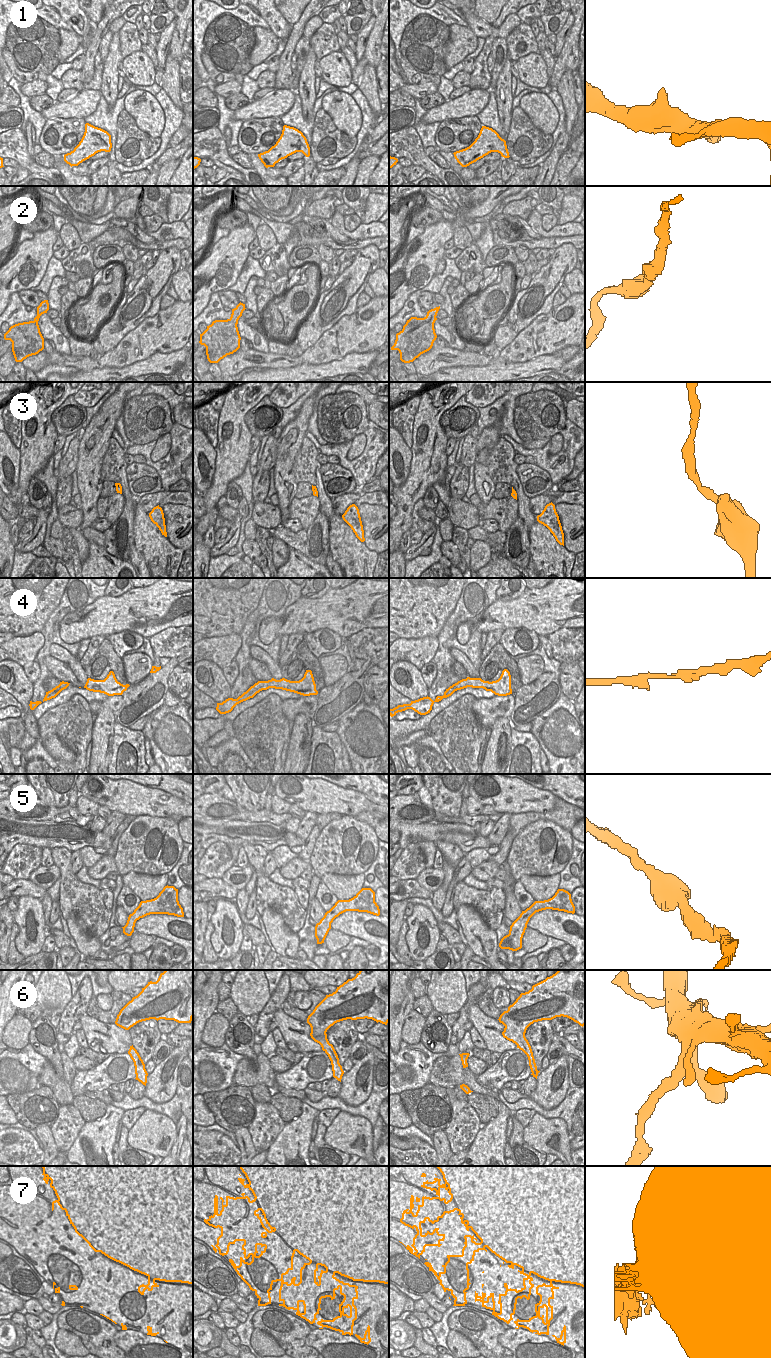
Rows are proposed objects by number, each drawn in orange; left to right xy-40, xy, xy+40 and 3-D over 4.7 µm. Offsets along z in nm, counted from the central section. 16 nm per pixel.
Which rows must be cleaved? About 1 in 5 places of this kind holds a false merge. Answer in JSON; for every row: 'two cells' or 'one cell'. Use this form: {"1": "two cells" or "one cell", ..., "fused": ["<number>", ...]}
{"1": "one cell", "2": "one cell", "3": "one cell", "4": "one cell", "5": "one cell", "6": "two cells", "7": "one cell", "fused": ["6"]}

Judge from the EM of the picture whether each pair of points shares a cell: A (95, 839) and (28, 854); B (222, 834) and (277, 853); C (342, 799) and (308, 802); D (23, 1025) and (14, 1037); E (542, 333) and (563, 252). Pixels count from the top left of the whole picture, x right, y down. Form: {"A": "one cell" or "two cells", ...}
{"A": "two cells", "B": "two cells", "C": "one cell", "D": "one cell", "E": "two cells"}

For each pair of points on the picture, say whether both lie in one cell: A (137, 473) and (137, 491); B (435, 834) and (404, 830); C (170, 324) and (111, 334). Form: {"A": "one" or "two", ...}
{"A": "one", "B": "one", "C": "two"}

